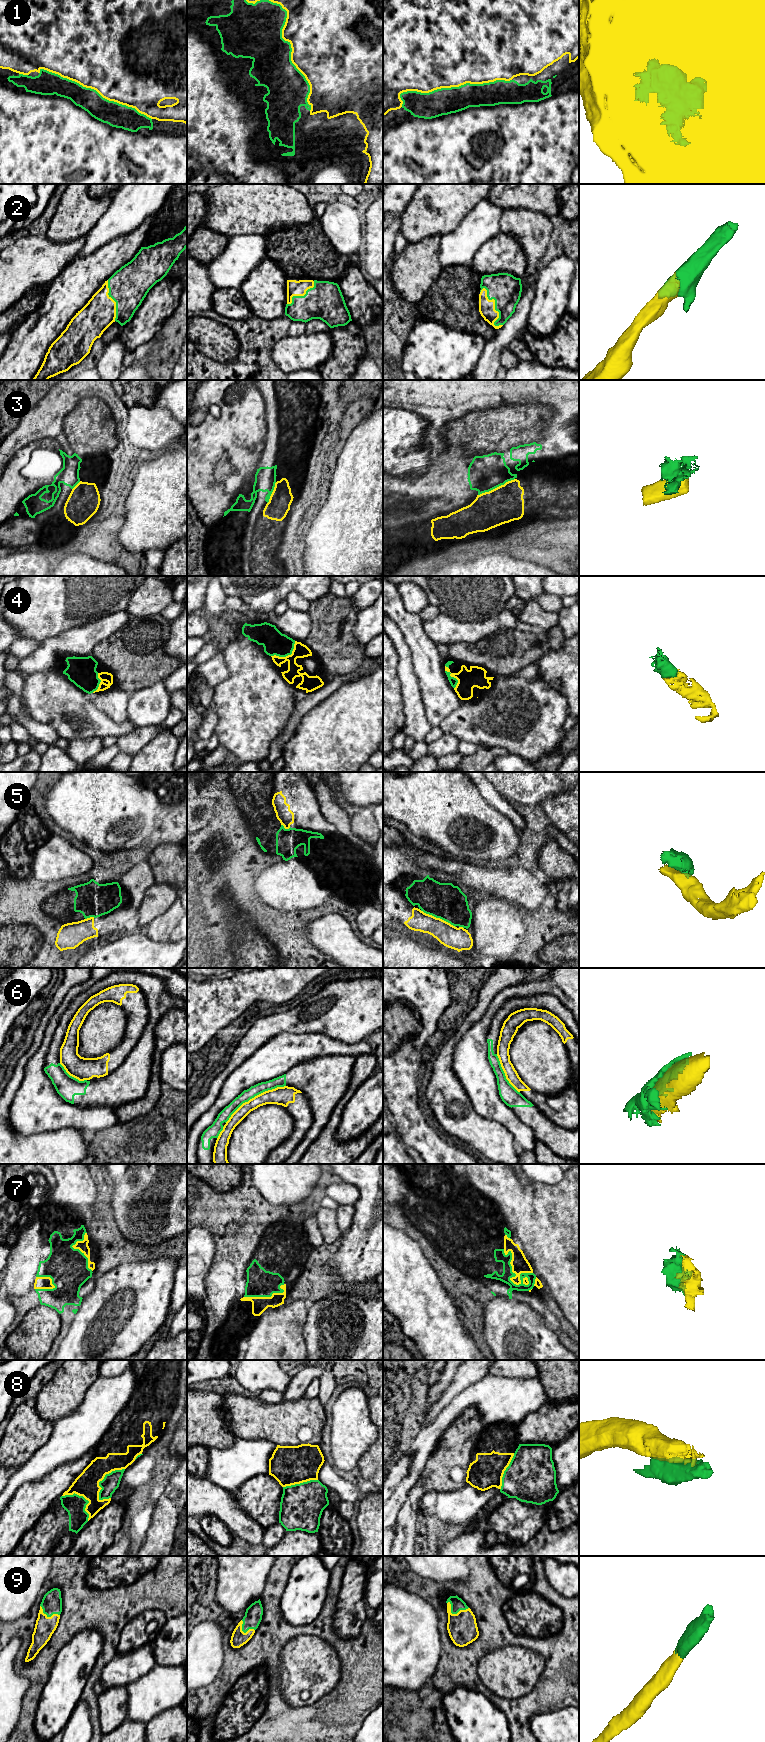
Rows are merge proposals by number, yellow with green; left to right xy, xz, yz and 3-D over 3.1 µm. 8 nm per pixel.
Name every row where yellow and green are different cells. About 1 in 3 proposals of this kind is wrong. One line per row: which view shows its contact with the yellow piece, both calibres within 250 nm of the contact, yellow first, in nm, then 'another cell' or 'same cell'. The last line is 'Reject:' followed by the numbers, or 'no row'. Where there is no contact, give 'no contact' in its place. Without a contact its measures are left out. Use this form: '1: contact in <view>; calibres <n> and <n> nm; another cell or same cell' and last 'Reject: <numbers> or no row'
1: contact in yz; calibres 500 and 220 nm; same cell
2: contact in yz; calibres 130 and 240 nm; same cell
3: contact in yz; calibres 300 and 280 nm; another cell
4: contact in xz; calibres 120 and 190 nm; same cell
5: contact in yz; calibres 180 and 280 nm; another cell
6: contact in xz; calibres 150 and 90 nm; another cell
7: contact in yz; calibres 140 and 90 nm; same cell
8: contact in xy; calibres 190 and 140 nm; another cell
9: contact in yz; calibres 240 and 110 nm; same cell
Reject: 3, 5, 6, 8

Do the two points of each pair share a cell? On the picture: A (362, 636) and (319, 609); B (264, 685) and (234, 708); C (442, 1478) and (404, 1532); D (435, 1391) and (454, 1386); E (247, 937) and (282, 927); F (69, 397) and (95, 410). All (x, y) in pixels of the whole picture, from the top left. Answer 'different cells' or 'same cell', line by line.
A: different cells
B: same cell
C: same cell
D: different cells
E: different cells
F: different cells

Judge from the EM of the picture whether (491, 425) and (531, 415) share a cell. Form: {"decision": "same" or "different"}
{"decision": "same"}

